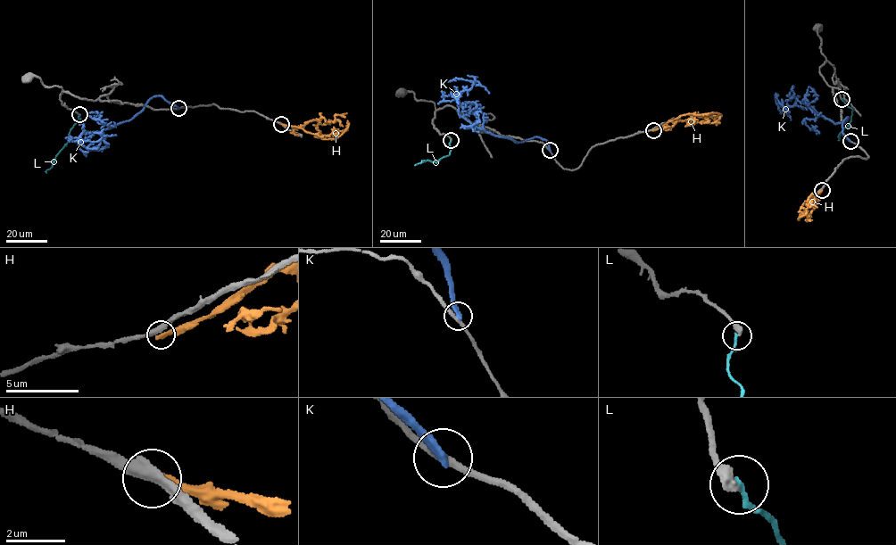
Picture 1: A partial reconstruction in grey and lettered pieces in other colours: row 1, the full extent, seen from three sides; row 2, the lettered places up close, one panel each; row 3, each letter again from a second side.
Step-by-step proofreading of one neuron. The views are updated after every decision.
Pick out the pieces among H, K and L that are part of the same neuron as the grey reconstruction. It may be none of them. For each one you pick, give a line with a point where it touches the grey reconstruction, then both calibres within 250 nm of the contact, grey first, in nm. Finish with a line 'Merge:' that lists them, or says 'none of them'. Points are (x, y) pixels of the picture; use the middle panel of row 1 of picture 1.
Merge: none of them

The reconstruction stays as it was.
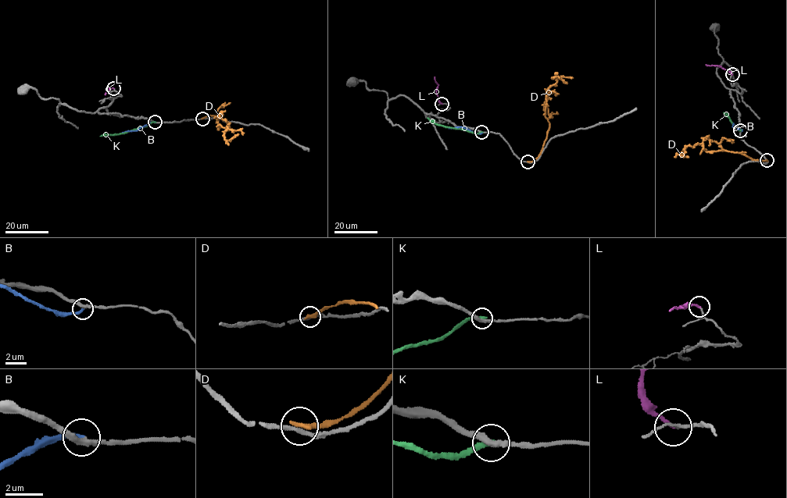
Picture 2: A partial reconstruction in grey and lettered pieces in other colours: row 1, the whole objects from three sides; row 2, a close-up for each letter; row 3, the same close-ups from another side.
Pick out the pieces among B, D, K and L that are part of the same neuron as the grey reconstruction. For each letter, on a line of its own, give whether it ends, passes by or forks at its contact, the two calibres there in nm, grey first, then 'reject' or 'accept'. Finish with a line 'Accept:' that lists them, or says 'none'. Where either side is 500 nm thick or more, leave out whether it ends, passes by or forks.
B: it ends there; 280 nm thick on the grey side, 260 nm on the other; accept
D: it ends there; 240 nm thick on the grey side, 300 nm on the other; reject
K: it ends there; 280 nm thick on the grey side, 280 nm on the other; reject
L: it ends there; 110 nm thick on the grey side, 170 nm on the other; accept
Accept: B, L

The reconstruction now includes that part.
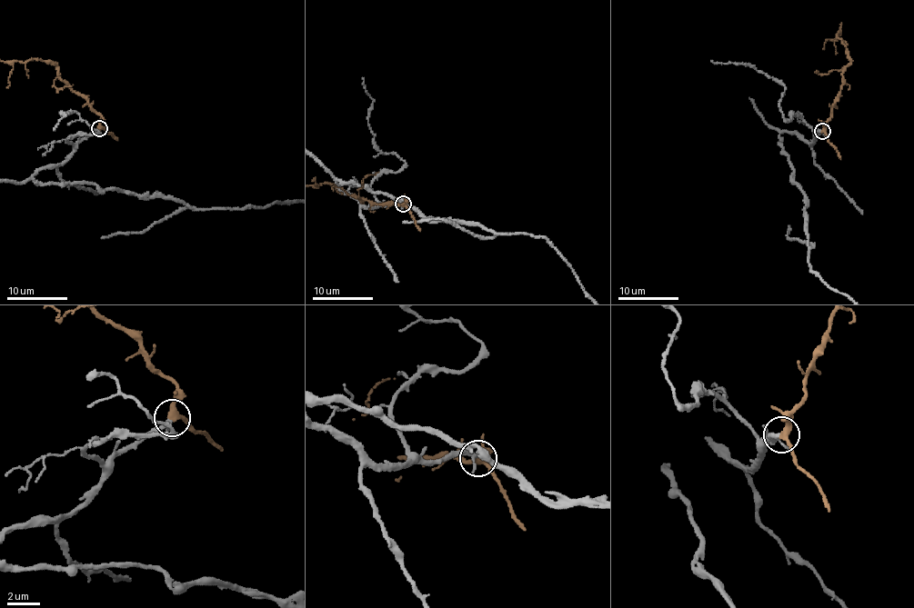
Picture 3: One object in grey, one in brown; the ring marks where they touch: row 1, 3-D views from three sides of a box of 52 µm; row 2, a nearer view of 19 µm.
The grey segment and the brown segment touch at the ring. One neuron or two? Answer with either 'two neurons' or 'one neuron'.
one neuron

